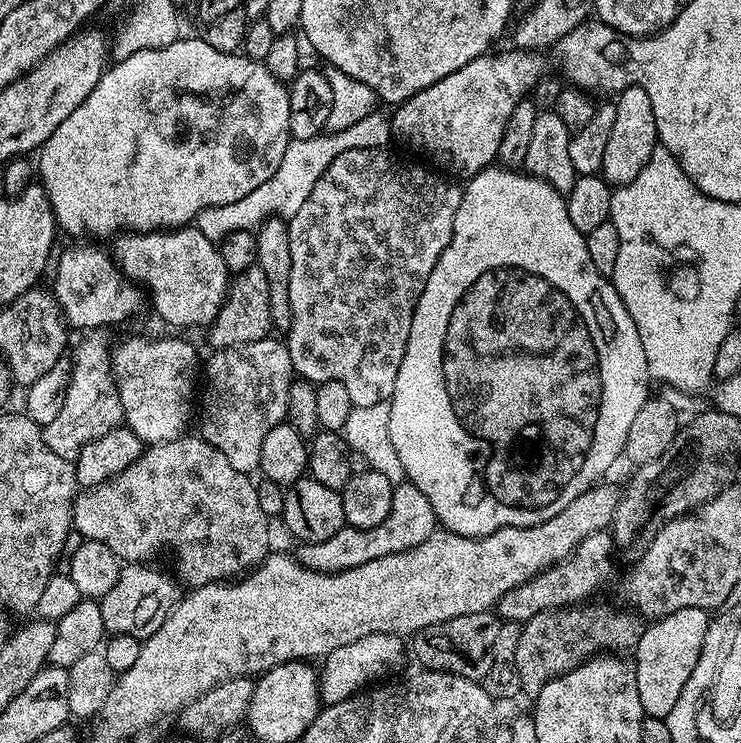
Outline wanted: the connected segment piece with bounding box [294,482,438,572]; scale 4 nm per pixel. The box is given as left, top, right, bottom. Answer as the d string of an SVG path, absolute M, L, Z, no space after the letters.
M410 483L395 485L392 489L392 505L390 514L378 526L373 528L350 528L345 526L338 534L326 538L326 542L301 543L300 549L294 552L302 566L315 572L341 572L354 566L366 566L366 562L374 562L374 558L386 558L386 554L398 554L402 550L410 550L418 546L418 542L426 542L430 534L438 531L438 521L434 514L434 506L426 499L426 494L418 490L418 486Z

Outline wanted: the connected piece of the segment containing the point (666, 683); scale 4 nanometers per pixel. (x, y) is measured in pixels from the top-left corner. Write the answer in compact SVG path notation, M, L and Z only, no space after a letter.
M687 608L674 610L674 614L666 614L662 619L651 621L645 627L634 650L638 678L638 708L645 717L666 718L670 710L674 710L679 696L682 695L682 686L686 686L690 674L694 674L694 666L698 666L709 623L710 616L705 609Z

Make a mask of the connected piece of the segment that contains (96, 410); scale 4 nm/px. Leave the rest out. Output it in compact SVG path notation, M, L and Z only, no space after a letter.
M100 334L89 336L92 337L77 346L76 353L71 353L70 390L66 392L66 402L62 402L58 418L42 428L46 446L50 446L54 454L71 461L75 461L82 446L94 442L94 438L102 438L102 434L110 434L110 430L125 423L122 402L119 400L119 386L113 371L113 353L108 353L108 344Z

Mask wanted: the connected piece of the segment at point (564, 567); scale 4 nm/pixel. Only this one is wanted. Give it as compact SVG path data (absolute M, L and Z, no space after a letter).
M605 530L590 534L562 562L542 570L530 582L522 582L522 586L514 586L514 590L506 590L495 606L495 613L501 621L512 620L523 626L534 614L542 614L555 608L570 608L573 604L582 604L593 599L592 596L612 576L612 552L614 541L611 531Z

